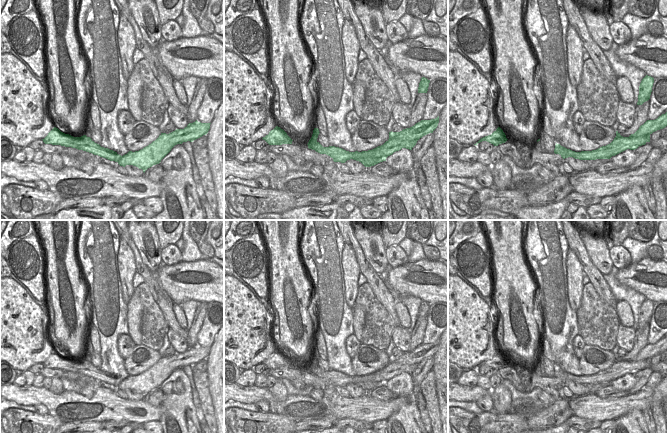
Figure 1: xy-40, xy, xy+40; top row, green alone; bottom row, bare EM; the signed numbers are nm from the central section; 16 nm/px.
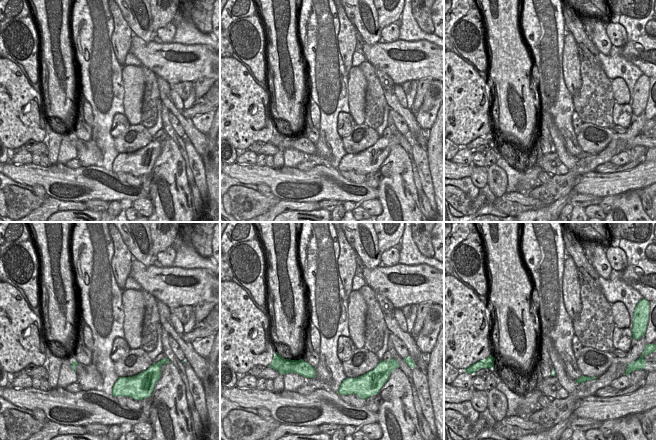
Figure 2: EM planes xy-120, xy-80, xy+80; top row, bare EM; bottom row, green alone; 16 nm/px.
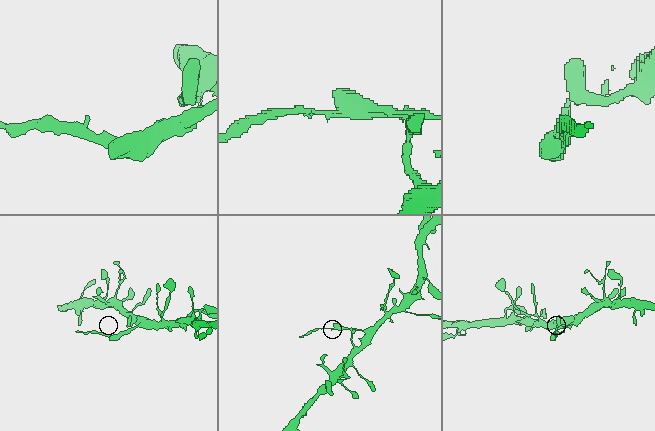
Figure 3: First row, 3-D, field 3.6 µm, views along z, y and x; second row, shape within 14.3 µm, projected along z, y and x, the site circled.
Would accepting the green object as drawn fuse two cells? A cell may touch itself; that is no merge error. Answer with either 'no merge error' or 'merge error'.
merge error

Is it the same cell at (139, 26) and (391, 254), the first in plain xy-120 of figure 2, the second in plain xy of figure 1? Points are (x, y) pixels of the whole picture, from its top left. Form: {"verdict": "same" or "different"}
{"verdict": "different"}

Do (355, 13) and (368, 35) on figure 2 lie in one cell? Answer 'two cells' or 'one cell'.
one cell

